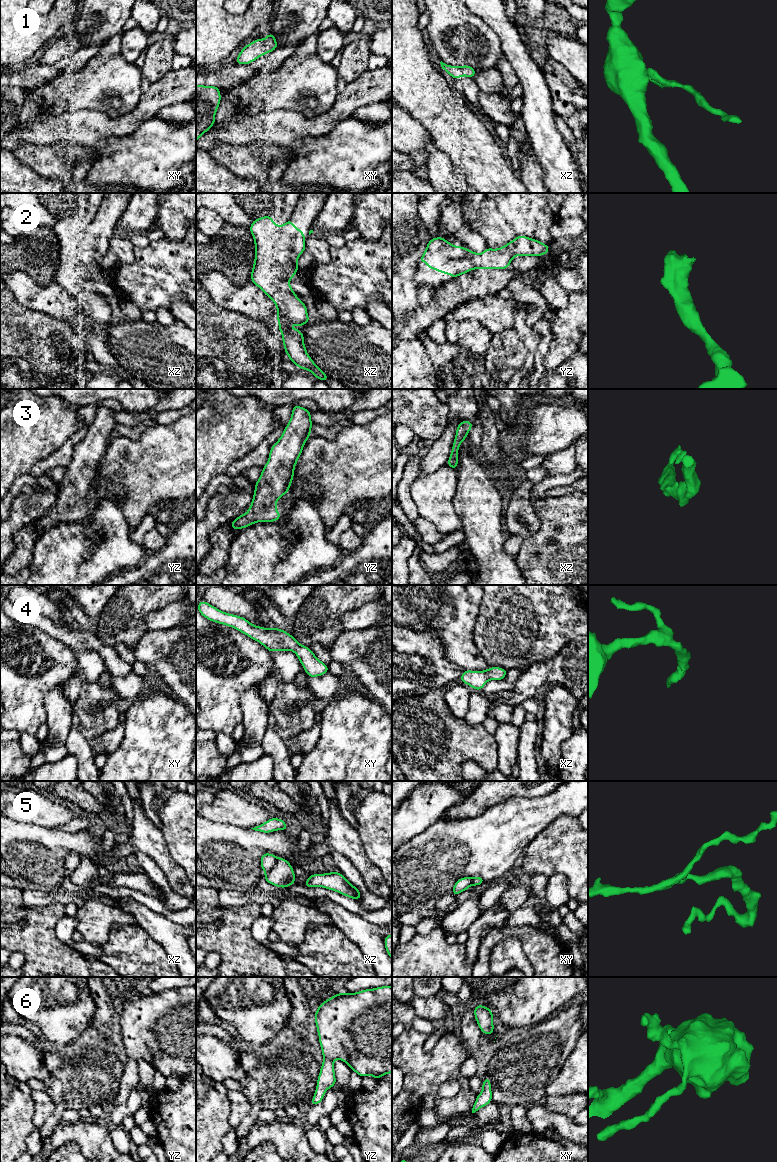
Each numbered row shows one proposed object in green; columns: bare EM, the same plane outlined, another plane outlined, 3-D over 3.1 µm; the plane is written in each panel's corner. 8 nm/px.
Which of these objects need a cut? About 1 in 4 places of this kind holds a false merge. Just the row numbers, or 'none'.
5

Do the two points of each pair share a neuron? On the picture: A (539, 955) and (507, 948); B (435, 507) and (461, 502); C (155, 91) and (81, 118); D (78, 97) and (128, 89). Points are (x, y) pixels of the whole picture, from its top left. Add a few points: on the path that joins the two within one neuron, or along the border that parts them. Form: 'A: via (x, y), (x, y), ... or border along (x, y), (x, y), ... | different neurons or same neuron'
A: border along (506, 936), (519, 940), (532, 966) | different neurons
B: border along (456, 481), (453, 508), (462, 526) | different neurons
C: via (141, 111), (128, 124), (101, 124) | same neuron
D: via (90, 88), (116, 89) | same neuron

